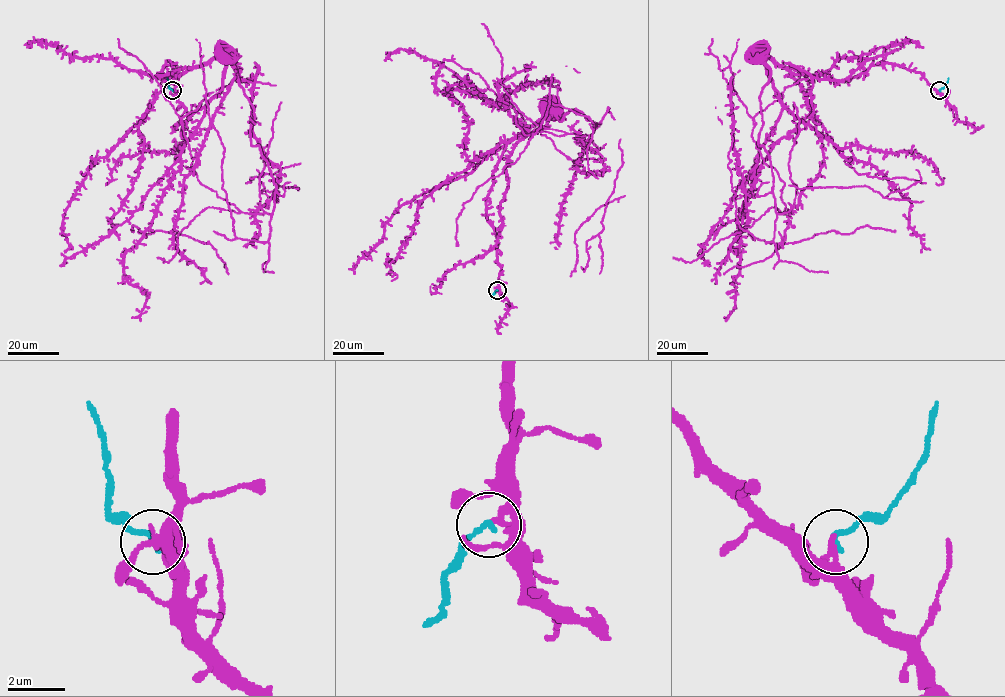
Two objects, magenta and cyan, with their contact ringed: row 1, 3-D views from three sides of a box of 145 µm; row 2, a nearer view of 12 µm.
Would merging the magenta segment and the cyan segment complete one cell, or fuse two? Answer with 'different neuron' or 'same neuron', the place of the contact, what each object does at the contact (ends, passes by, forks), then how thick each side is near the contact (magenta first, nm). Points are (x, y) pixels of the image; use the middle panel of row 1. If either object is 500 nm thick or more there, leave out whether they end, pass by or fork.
different neuron; at (497, 290); magenta ends there; cyan ends there; 200 nm thick on the magenta side, 200 nm on the other

